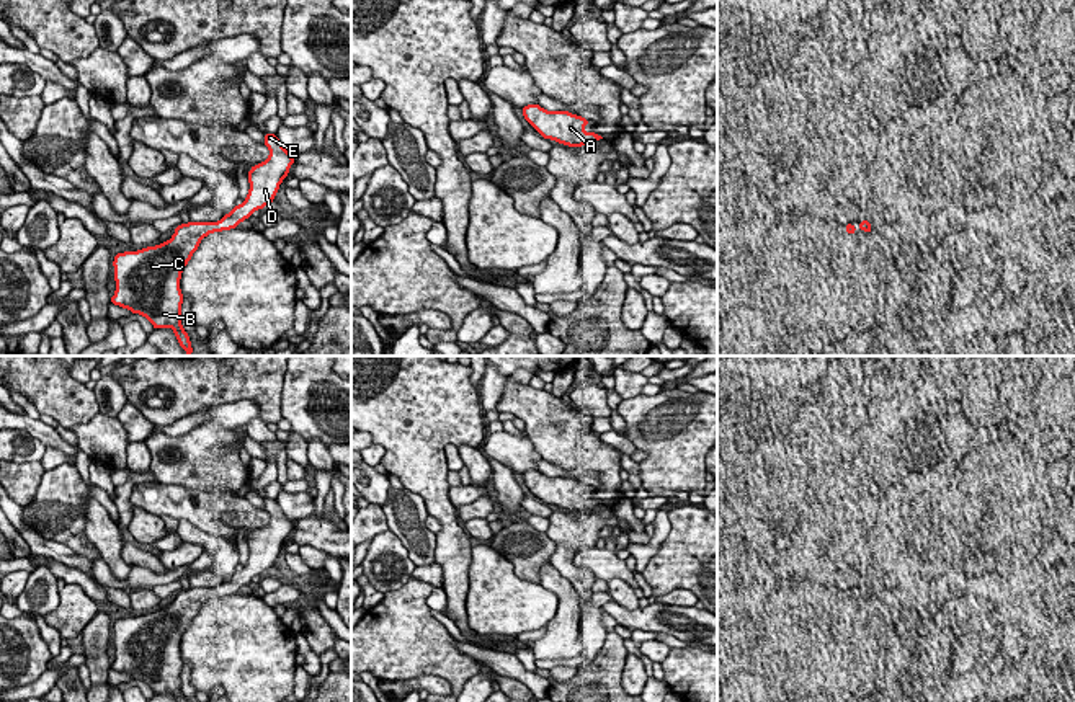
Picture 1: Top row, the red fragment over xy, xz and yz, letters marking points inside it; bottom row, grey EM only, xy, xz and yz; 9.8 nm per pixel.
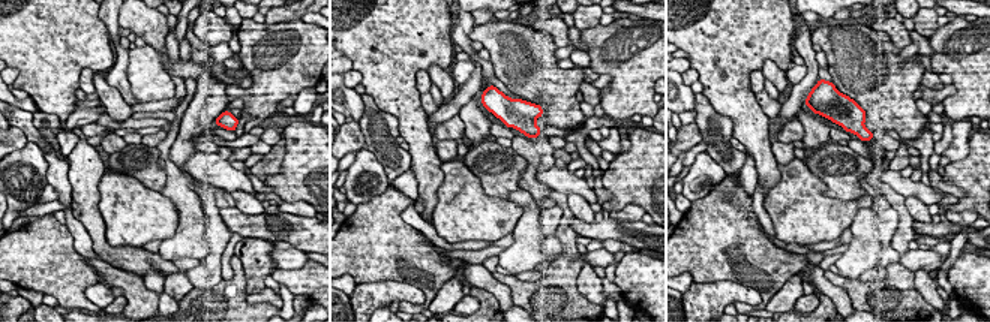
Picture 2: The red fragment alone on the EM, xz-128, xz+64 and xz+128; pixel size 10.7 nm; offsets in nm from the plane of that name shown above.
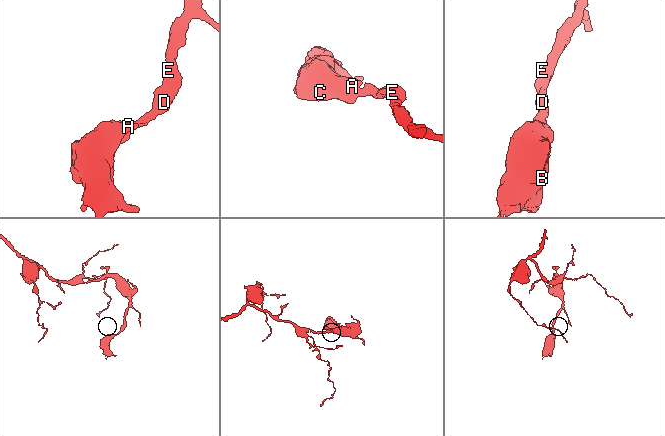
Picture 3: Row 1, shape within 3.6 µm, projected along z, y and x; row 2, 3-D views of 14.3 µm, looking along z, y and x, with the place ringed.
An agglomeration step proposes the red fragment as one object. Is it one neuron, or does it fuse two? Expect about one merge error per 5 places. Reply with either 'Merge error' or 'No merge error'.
No merge error

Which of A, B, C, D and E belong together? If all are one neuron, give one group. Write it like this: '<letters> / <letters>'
A B C D E

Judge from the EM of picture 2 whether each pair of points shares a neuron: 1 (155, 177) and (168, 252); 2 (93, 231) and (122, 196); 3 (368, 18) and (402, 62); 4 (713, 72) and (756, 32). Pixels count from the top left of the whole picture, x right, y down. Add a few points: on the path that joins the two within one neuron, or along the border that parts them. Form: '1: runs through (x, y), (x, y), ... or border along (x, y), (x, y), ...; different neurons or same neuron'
1: border along (161, 155), (165, 175), (165, 184), (161, 192); different neurons
2: border along (98, 184), (105, 240), (113, 246), (126, 246); different neurons
3: runs through (378, 29), (389, 39), (392, 51); same neuron
4: runs through (723, 62), (746, 39); same neuron

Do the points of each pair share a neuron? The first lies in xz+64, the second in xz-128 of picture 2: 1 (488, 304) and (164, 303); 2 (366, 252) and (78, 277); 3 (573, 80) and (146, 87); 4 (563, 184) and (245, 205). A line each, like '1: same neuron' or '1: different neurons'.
1: different neurons
2: same neuron
3: different neurons
4: different neurons

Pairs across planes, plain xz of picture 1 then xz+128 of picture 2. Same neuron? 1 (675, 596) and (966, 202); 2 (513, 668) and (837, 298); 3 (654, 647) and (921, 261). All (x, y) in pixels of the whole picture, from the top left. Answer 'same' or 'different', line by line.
1: different
2: same
3: same

